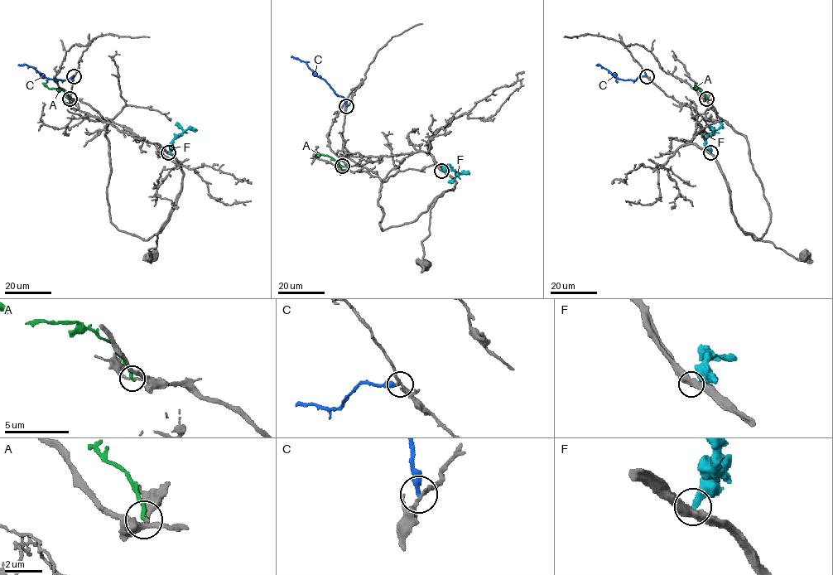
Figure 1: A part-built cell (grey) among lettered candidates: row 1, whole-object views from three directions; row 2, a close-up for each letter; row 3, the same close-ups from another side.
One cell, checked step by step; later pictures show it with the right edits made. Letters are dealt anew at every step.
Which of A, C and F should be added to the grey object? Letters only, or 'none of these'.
none of these

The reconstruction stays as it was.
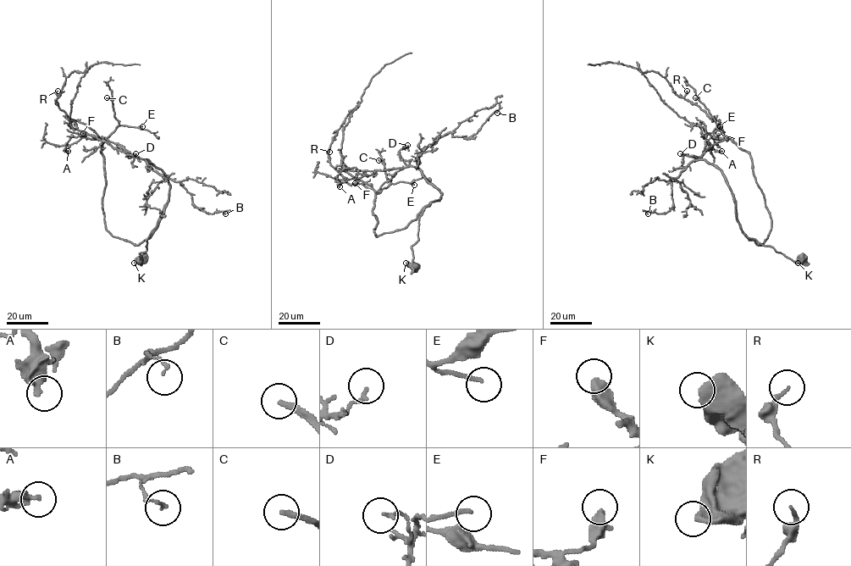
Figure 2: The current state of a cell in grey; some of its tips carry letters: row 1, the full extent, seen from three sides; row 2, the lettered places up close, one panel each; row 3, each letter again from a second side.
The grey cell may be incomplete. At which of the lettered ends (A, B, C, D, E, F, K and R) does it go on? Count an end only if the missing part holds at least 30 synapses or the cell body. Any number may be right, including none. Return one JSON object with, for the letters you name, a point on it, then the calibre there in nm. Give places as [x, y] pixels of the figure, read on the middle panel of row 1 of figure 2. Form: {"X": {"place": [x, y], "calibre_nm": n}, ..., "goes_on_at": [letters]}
{"C": {"place": [378, 160], "calibre_nm": 240}, "goes_on_at": ["C"]}

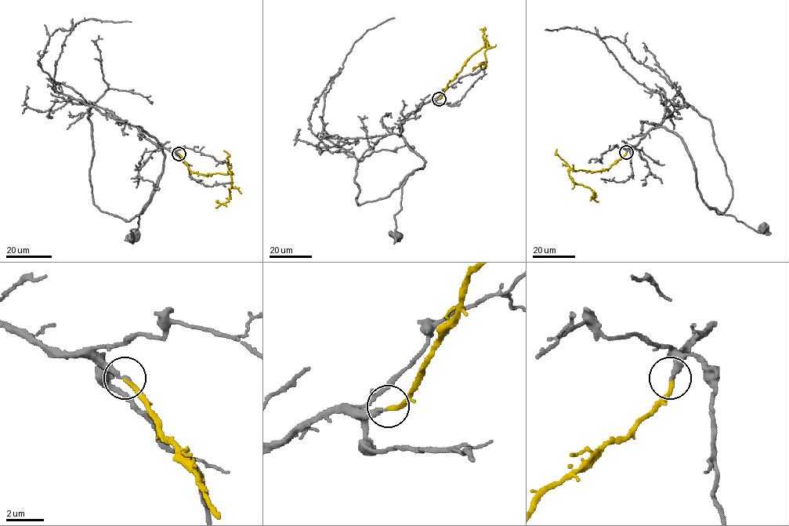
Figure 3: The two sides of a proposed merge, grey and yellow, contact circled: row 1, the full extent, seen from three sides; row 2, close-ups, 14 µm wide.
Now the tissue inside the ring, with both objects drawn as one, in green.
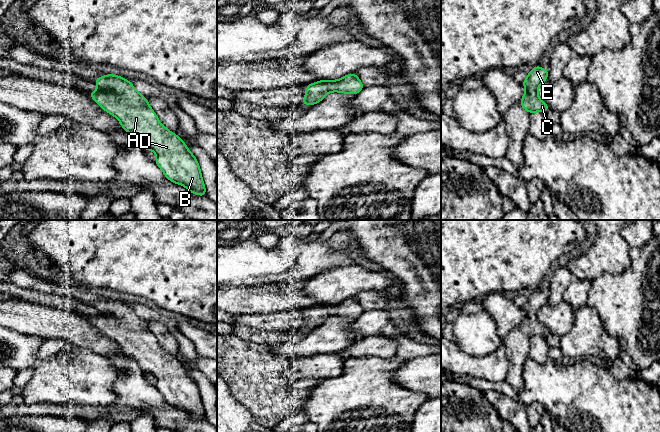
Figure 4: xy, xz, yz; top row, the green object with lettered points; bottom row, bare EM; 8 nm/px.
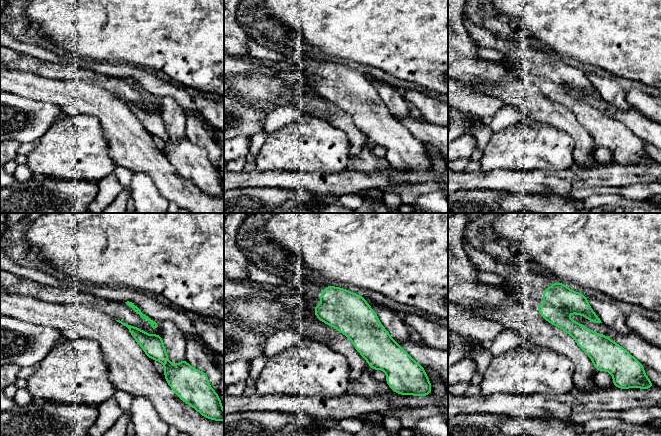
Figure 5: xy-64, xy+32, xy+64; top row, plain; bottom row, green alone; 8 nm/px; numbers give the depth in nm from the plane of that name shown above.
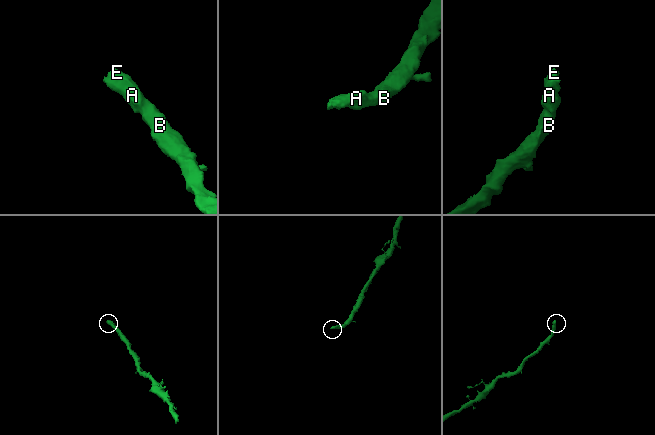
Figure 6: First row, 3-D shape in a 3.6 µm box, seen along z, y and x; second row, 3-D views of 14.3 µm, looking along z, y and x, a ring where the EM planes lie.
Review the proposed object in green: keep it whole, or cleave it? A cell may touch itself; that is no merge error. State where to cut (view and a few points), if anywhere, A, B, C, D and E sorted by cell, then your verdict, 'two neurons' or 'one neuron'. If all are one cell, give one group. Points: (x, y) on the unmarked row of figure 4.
no cut | A B C D E | one neuron

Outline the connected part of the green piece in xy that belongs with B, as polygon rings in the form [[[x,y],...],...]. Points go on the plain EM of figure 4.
[[[108,298],[95,303],[98,313],[90,321],[120,345],[122,352],[134,359],[145,374],[156,377],[155,387],[165,401],[183,409],[190,417],[207,419],[196,381],[185,366],[163,350],[131,306]]]

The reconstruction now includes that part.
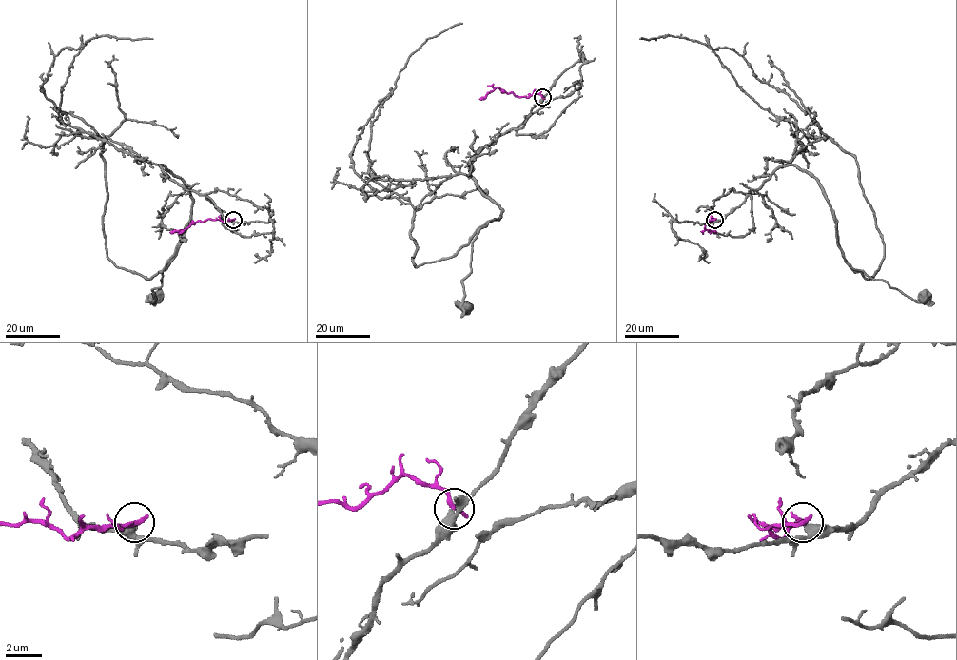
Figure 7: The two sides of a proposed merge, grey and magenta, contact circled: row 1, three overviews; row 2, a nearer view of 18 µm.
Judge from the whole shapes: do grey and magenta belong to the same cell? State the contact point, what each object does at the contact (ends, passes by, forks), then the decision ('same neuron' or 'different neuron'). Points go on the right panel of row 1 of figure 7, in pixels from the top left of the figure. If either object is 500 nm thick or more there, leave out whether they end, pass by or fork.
place (714, 220); grey passes by; magenta ends; different neuron

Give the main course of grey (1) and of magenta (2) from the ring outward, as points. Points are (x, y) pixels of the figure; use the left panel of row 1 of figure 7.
1: (233, 219), (161, 164), (192, 199), (184, 240), (153, 289), (158, 298)
2: (233, 219), (197, 221), (185, 229), (170, 232)

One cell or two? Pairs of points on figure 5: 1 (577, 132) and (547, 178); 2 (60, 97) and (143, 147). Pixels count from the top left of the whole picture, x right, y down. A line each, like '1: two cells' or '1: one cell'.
1: two cells
2: one cell

